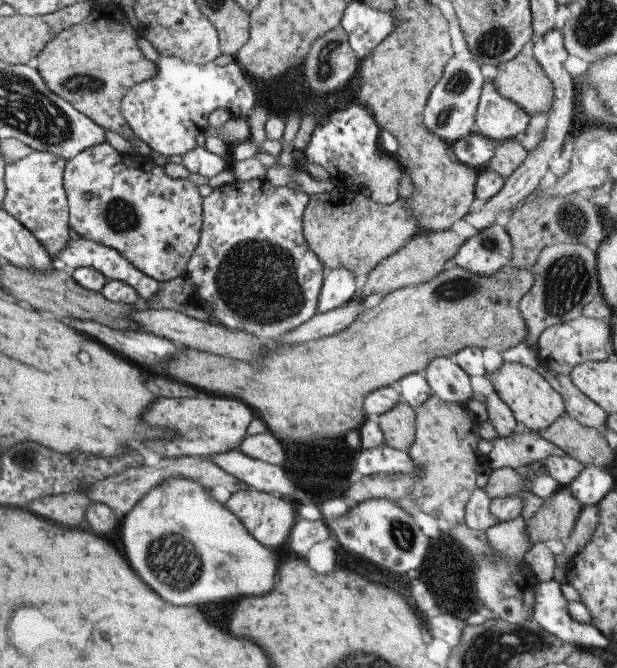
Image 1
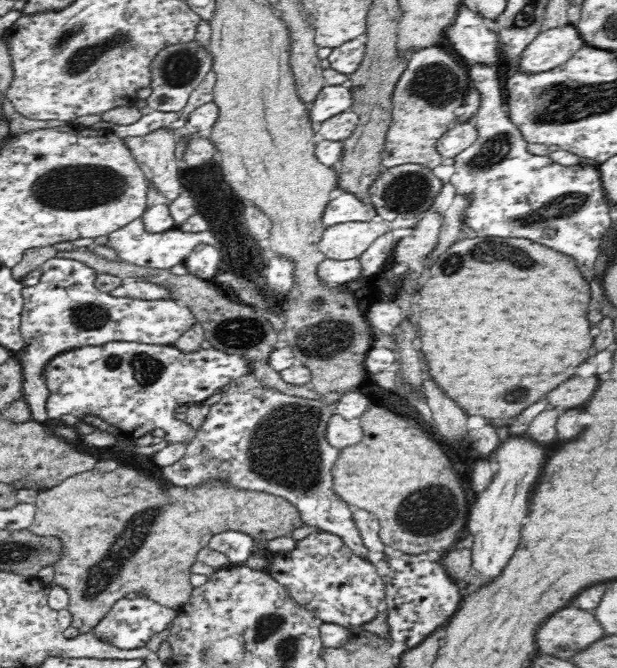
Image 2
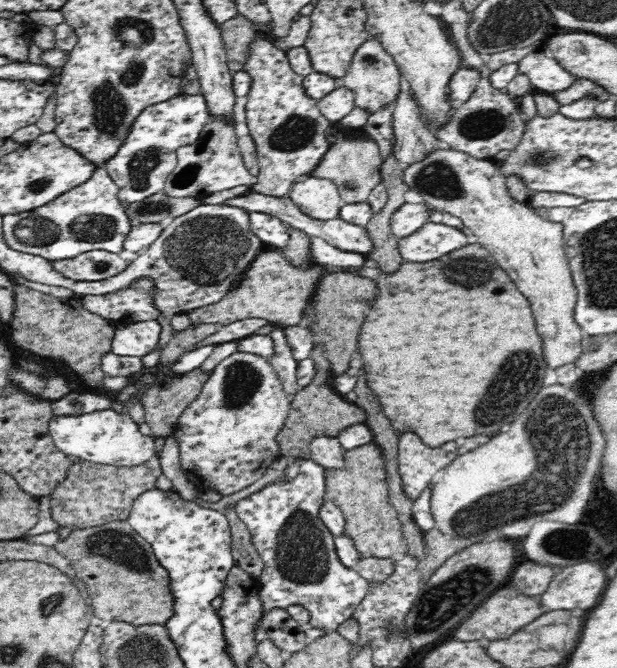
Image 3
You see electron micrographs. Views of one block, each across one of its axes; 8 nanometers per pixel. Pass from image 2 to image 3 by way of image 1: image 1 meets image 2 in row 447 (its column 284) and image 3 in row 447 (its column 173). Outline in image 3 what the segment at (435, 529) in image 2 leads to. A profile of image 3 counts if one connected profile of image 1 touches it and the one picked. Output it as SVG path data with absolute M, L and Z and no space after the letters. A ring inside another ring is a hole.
M364 444L345 452L345 466L341 469L325 469L326 501L332 501L342 512L345 518L345 532L355 544L356 550L362 557L393 558L408 553L408 543L403 536L402 523L398 511L390 502L389 486L386 478L386 467L381 448L376 444Z

